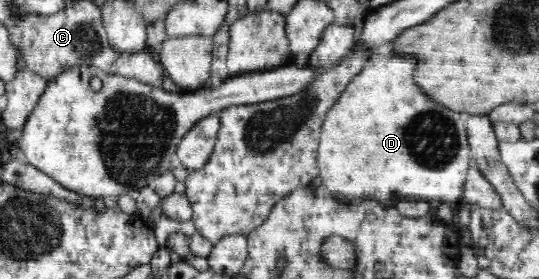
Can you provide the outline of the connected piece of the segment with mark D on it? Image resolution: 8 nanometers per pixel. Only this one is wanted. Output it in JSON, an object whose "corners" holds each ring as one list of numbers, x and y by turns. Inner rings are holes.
{"corners":[[388,47,379,52,371,52,360,68,360,72,350,79,345,86,344,92,336,99,333,107,327,112,321,130,320,142,320,177,323,184,331,187,332,190,339,192,344,199,376,199,395,207,398,201,406,200,408,197,418,197,418,200,429,203,431,199,436,199,440,203,458,204,463,199,468,183,468,175,473,167,471,149,467,142,466,120,469,116,467,112,454,112,440,102,432,100,422,86,418,86,414,74,418,68,418,58,416,54,398,54,394,48]]}

